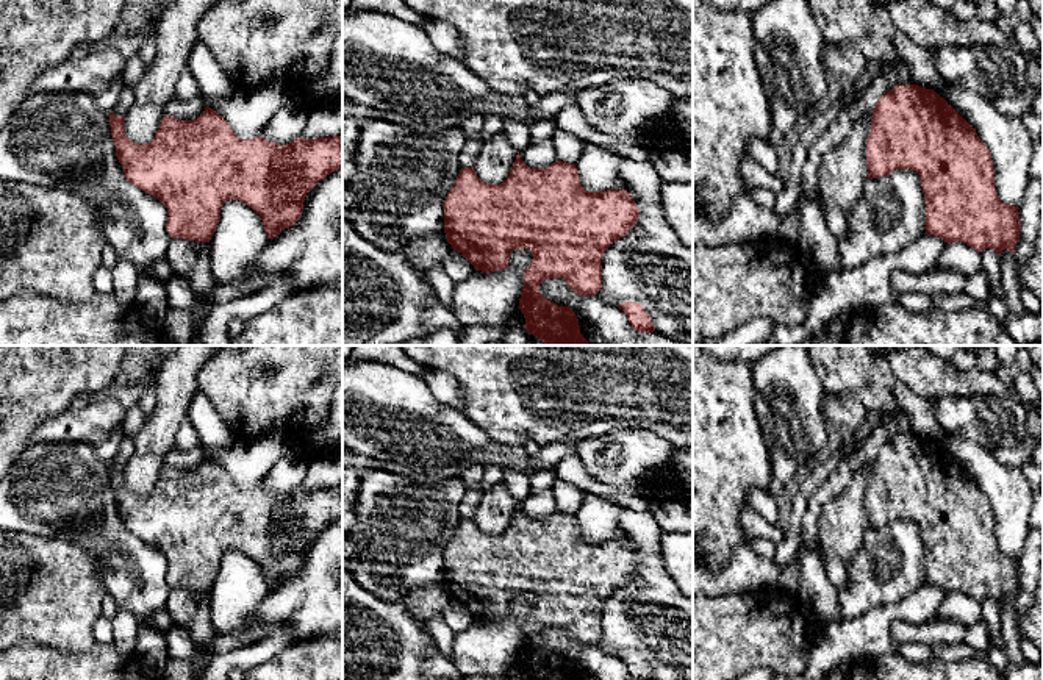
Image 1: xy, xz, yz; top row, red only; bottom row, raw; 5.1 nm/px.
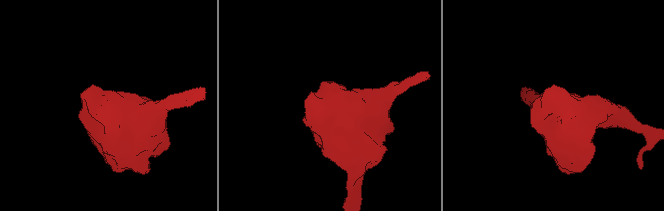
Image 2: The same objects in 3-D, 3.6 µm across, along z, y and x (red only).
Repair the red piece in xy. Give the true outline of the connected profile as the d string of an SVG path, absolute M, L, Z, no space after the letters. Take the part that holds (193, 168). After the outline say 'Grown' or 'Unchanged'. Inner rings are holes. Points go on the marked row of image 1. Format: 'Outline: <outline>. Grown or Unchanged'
Outline: M214 109L194 120L164 114L149 144L134 144L125 136L125 117L109 114L116 156L127 181L156 197L167 208L166 230L172 239L210 242L227 200L239 200L263 220L267 239L277 238L302 216L306 194L327 175L342 169L342 134L333 138L299 138L286 145L264 138L241 139Z. Unchanged

